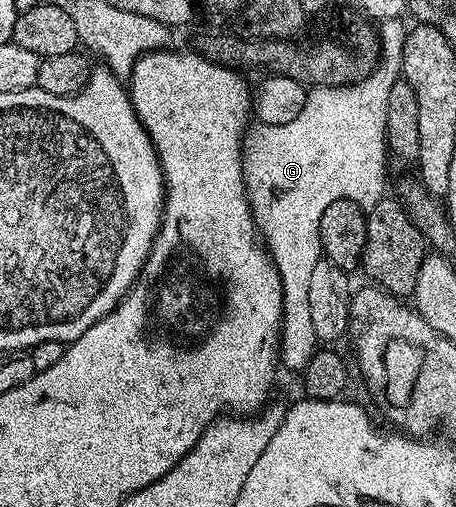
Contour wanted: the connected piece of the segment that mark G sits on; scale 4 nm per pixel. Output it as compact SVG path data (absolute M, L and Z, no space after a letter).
M401 18L380 21L381 58L368 78L338 88L310 87L305 93L303 110L295 118L283 120L279 126L261 122L256 125L258 128L250 127L241 146L249 208L283 286L279 358L284 369L286 366L294 374L304 371L319 346L307 301L315 262L323 259L321 237L317 234L323 210L340 200L350 200L368 210L387 196L387 98L391 98L391 86L402 79L405 22Z

